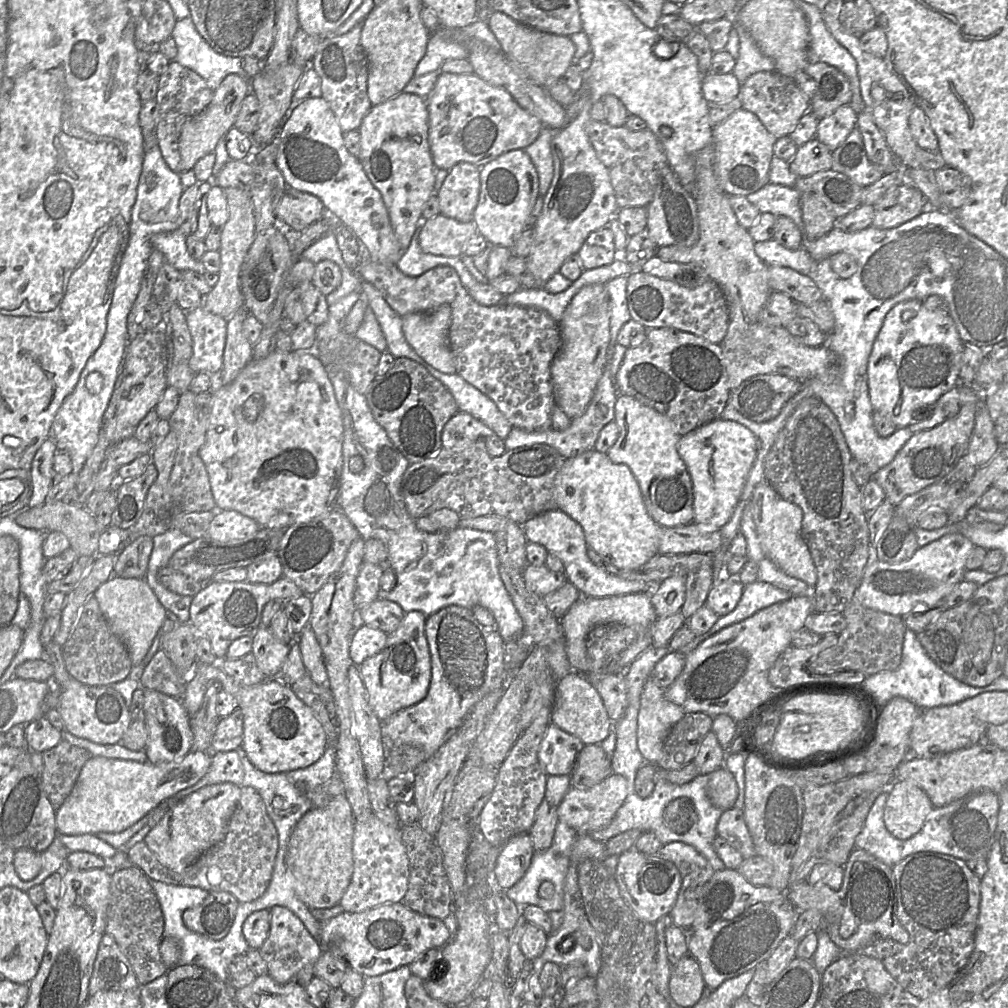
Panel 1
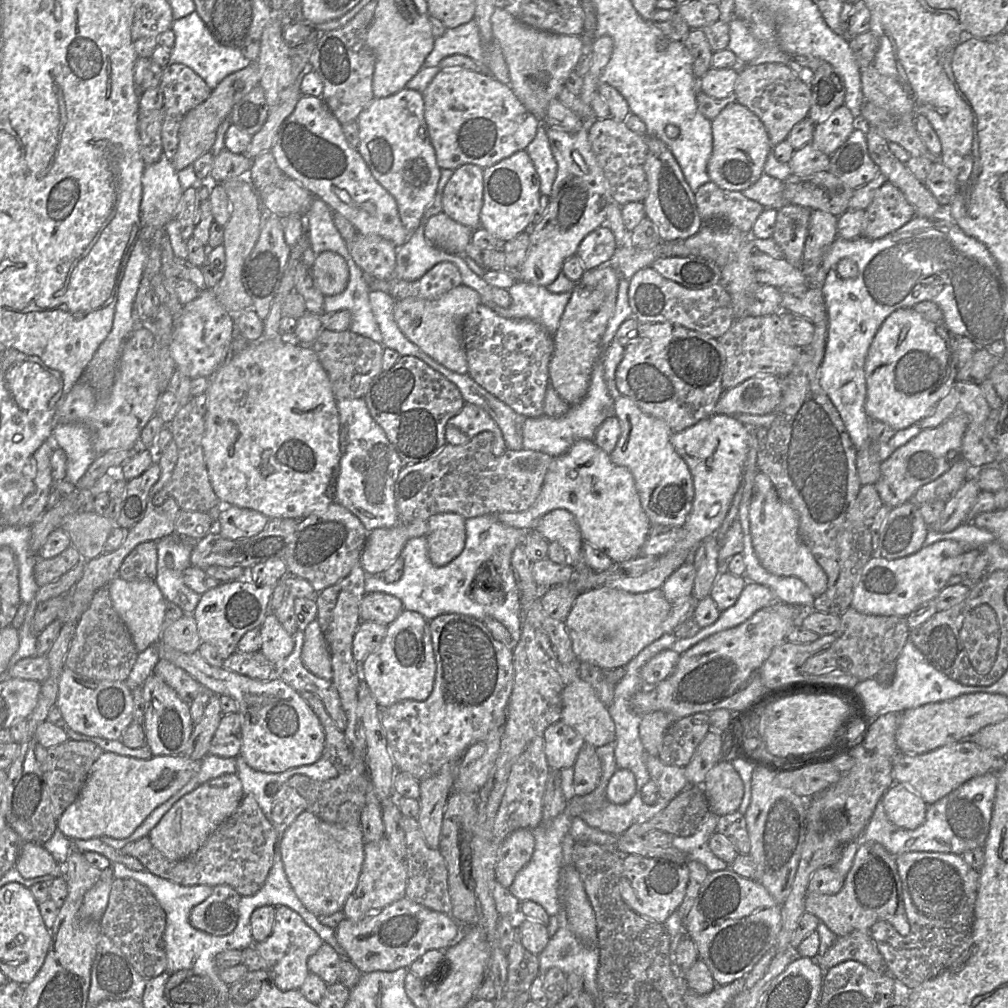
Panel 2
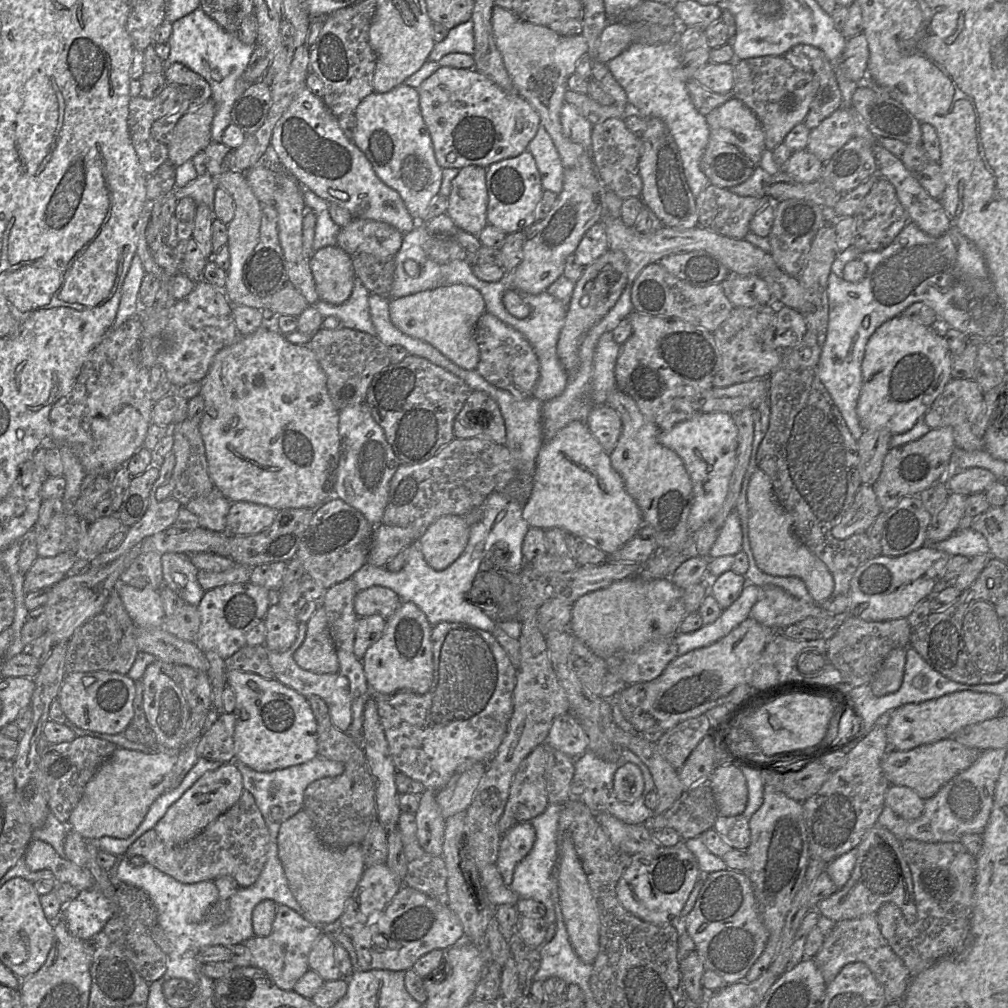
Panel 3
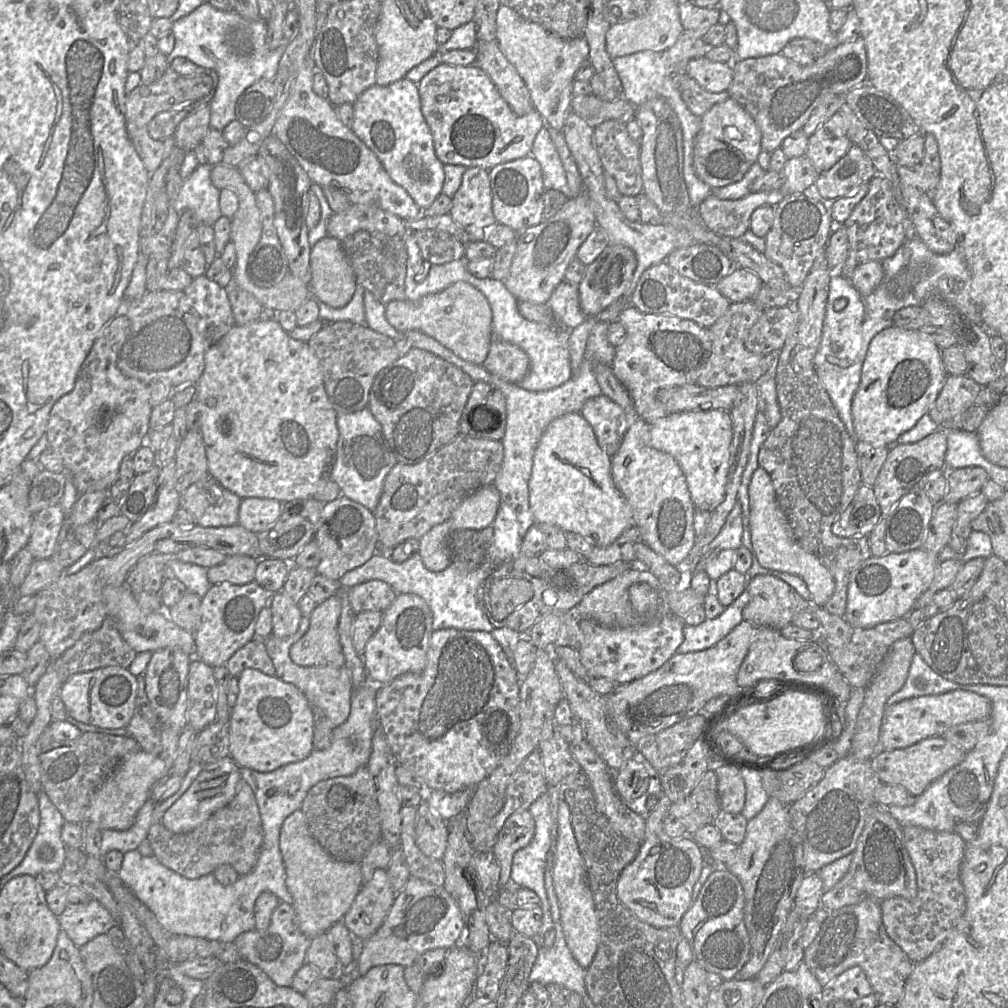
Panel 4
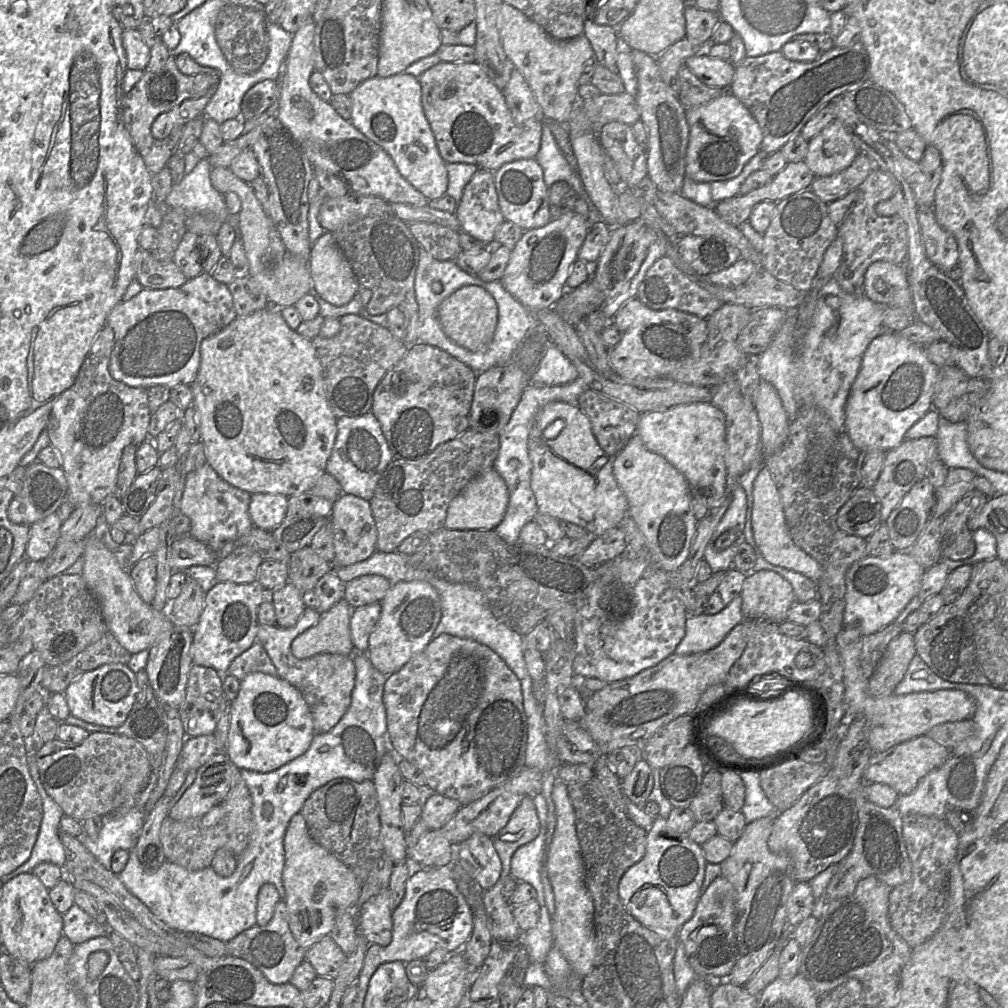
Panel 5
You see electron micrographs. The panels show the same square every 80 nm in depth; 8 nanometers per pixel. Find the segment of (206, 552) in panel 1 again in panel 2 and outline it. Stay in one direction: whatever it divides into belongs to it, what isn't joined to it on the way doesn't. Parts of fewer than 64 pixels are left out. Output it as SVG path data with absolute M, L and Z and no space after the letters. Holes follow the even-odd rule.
M270 518L260 533L251 537L233 540L222 537L217 530L213 529L208 535L194 543L190 556L191 566L204 571L210 566L238 566L248 570L252 566L270 559L283 559L299 520L293 518Z

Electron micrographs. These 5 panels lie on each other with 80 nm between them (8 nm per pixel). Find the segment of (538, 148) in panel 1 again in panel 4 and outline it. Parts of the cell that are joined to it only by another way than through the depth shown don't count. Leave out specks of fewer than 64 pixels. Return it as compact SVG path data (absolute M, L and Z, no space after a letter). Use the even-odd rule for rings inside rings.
M544 126L535 137L530 155L541 166L544 188L560 191L570 198L566 172L547 126Z

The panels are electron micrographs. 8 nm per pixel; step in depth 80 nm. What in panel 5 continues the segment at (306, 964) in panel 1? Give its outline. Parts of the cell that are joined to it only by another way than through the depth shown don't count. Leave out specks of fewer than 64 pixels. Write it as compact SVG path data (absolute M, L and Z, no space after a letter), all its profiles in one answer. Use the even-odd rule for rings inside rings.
M280 900L265 926L254 925L225 943L226 955L243 959L257 968L273 984L288 983L295 969L304 961L306 949L299 945L288 925L287 907Z

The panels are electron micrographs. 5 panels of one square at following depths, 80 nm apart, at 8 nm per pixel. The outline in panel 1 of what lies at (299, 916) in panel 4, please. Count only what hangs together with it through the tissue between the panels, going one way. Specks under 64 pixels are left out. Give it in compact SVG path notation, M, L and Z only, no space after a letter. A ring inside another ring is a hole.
M344 795L335 797L324 808L311 808L293 829L285 862L297 897L309 909L339 905L353 874L353 834L355 819Z

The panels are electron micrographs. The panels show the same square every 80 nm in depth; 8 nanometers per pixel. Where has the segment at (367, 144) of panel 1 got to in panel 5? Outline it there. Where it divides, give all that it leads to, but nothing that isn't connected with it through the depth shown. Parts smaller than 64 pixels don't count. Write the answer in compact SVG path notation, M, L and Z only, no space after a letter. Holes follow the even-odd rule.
M407 73L390 77L374 76L363 81L350 94L352 124L368 139L383 148L400 174L428 200L446 195L448 173L421 102L419 79Z

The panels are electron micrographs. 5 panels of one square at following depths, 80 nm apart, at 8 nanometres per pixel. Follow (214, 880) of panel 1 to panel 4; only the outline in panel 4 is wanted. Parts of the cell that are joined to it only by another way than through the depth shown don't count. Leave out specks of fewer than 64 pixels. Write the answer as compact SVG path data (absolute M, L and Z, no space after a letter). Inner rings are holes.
M242 778L232 801L217 810L206 821L187 833L173 833L161 823L149 828L146 839L153 856L165 867L188 879L213 873L222 865L231 865L239 876L248 874L256 865L262 843L263 828L255 796Z

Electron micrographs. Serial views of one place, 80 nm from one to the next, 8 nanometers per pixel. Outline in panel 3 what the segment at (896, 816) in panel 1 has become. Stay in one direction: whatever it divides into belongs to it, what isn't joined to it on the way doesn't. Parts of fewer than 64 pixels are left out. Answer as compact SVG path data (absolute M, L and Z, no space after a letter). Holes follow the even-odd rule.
M890 785L884 805L905 820L915 820L922 815L924 802L914 790L906 786Z

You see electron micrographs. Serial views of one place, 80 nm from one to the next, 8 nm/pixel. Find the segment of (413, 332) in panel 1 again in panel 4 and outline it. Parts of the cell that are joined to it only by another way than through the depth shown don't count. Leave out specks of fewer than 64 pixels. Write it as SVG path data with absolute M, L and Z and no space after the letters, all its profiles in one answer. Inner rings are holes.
M456 282L418 301L394 300L385 307L387 321L399 332L420 331L437 340L461 359L476 365L484 362L495 338L488 300L480 290L466 282Z

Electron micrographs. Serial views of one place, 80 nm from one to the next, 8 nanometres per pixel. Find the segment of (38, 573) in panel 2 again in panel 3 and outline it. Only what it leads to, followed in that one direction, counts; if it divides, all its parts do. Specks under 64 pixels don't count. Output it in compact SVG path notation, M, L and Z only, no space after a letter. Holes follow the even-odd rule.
M61 552L54 557L39 557L24 576L25 593L51 588L65 576L77 561L74 552Z

